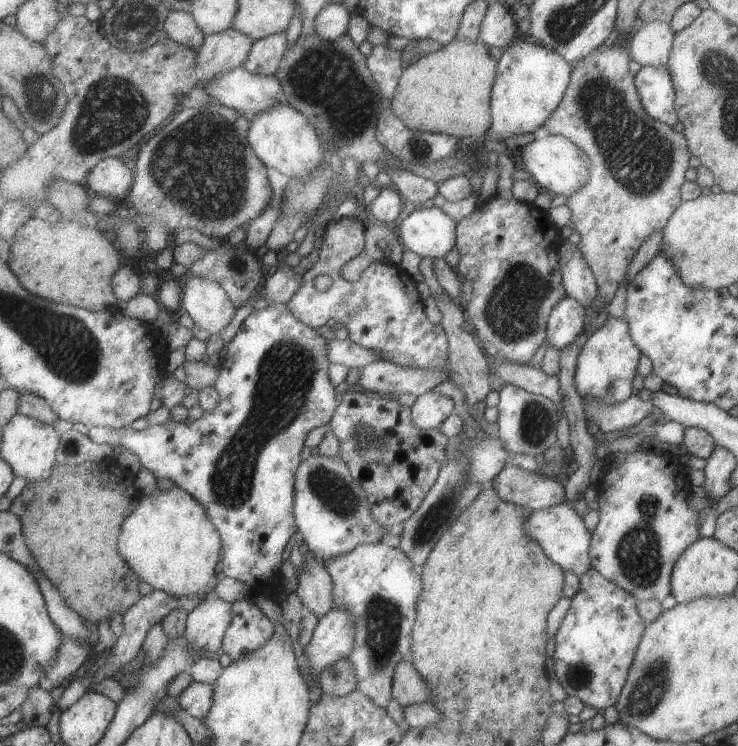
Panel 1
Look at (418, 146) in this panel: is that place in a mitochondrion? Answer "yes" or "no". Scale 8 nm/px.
yes

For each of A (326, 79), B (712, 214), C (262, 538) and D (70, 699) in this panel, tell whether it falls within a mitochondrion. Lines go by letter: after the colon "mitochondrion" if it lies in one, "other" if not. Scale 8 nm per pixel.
A: mitochondrion
B: other
C: other
D: other

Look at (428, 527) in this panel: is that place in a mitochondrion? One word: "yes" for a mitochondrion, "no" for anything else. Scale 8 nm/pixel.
yes

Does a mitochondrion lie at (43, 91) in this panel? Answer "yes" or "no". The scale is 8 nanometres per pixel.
yes

